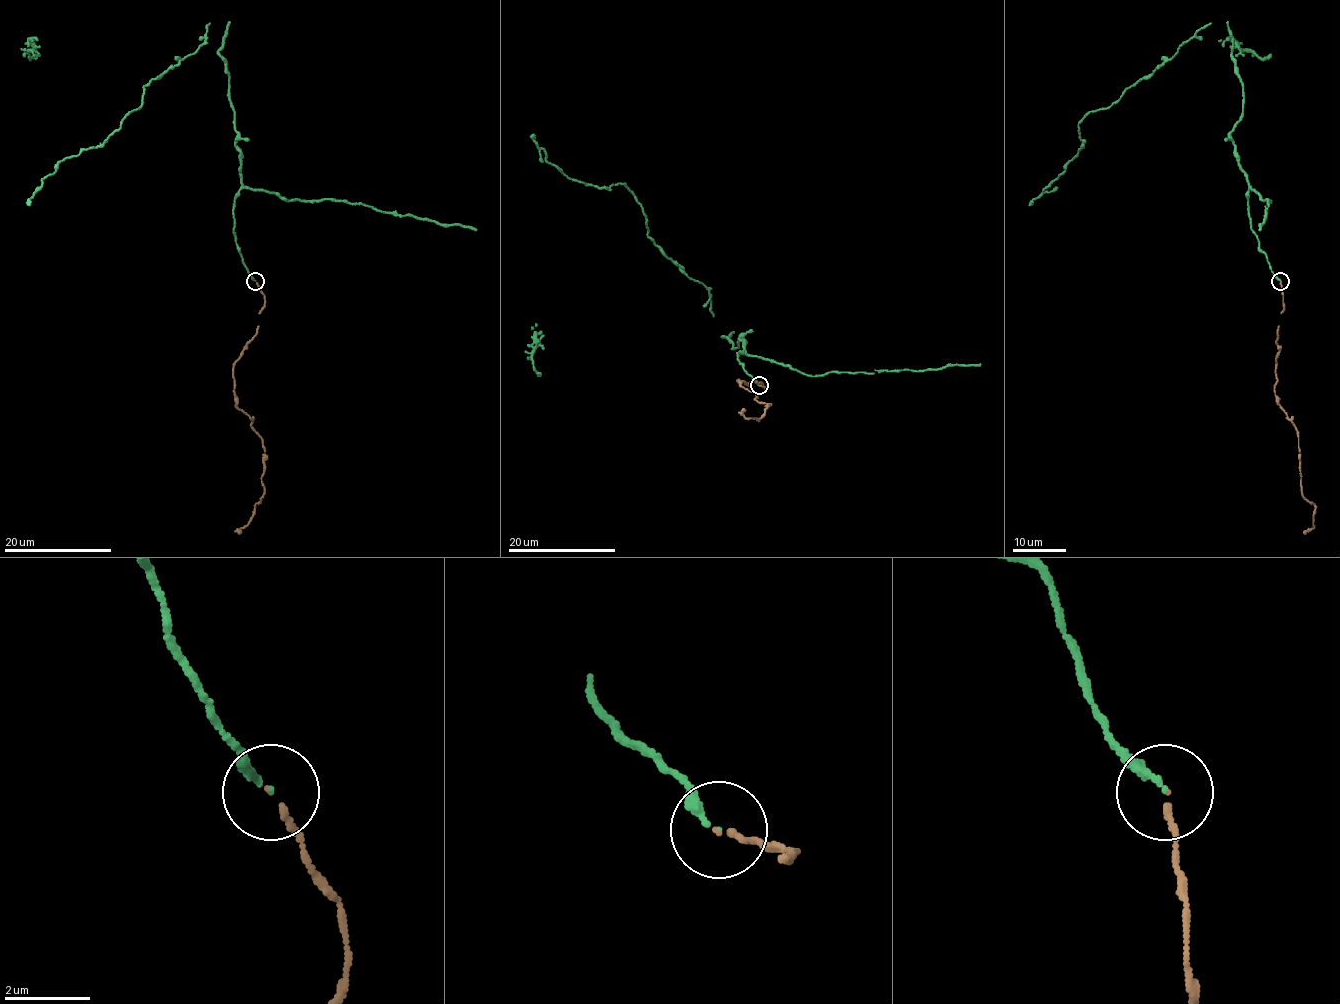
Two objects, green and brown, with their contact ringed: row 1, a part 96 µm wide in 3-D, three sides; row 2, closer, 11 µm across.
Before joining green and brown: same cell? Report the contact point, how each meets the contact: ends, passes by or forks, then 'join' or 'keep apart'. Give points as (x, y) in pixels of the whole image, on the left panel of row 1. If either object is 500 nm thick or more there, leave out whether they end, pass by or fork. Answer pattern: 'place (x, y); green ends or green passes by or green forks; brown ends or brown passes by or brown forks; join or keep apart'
place (255, 281); green ends; brown ends; join

